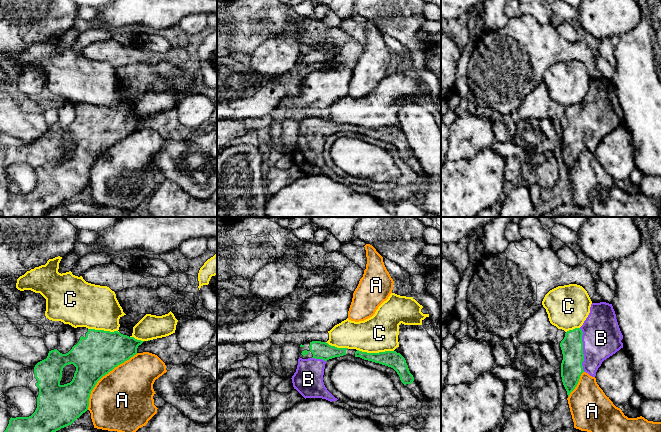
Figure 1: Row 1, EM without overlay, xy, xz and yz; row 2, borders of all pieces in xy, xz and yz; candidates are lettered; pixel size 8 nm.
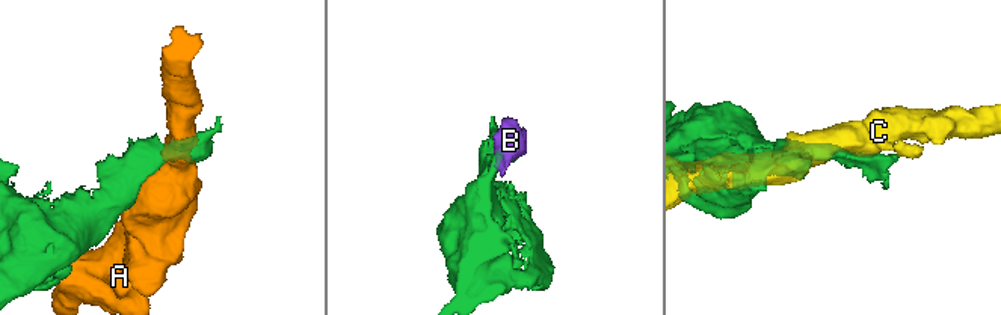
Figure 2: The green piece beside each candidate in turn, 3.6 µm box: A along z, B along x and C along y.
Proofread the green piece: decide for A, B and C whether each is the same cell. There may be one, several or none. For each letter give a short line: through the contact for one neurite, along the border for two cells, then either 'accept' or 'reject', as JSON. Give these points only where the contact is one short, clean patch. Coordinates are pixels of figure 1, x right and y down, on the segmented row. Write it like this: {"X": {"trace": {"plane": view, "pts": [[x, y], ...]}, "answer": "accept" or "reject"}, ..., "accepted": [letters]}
{"A": {"answer": "reject"}, "B": {"answer": "accept"}, "C": {"answer": "reject"}, "accepted": ["B"]}

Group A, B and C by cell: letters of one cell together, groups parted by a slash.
A / B / C

